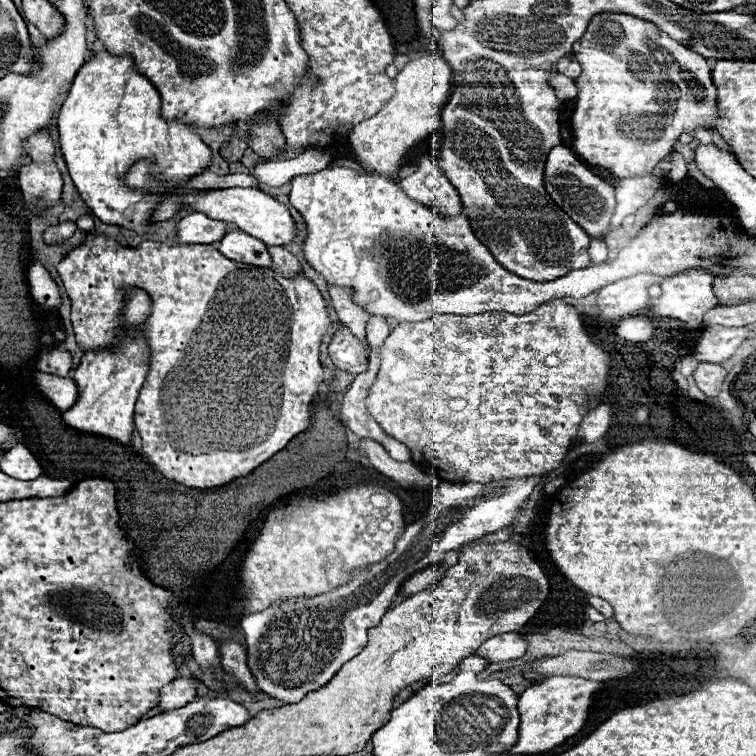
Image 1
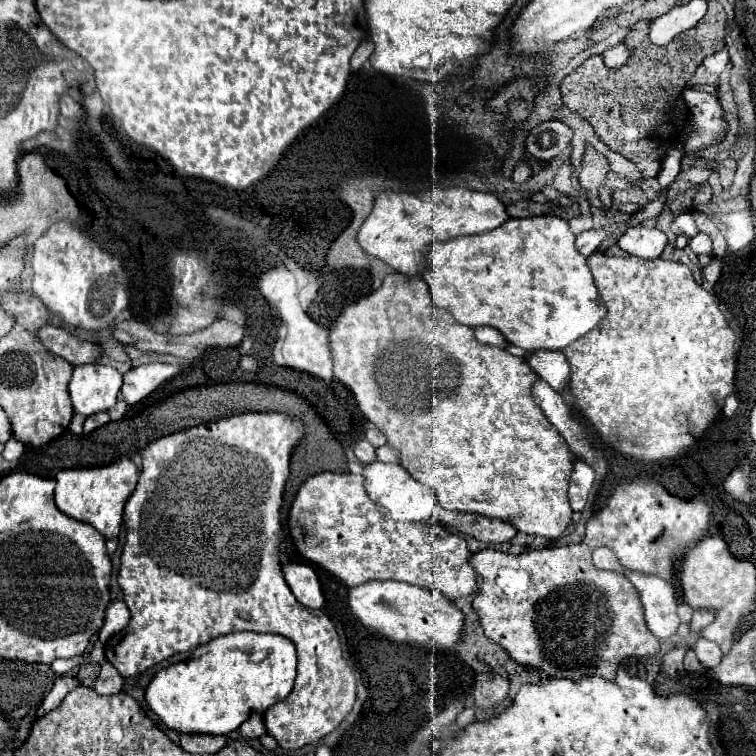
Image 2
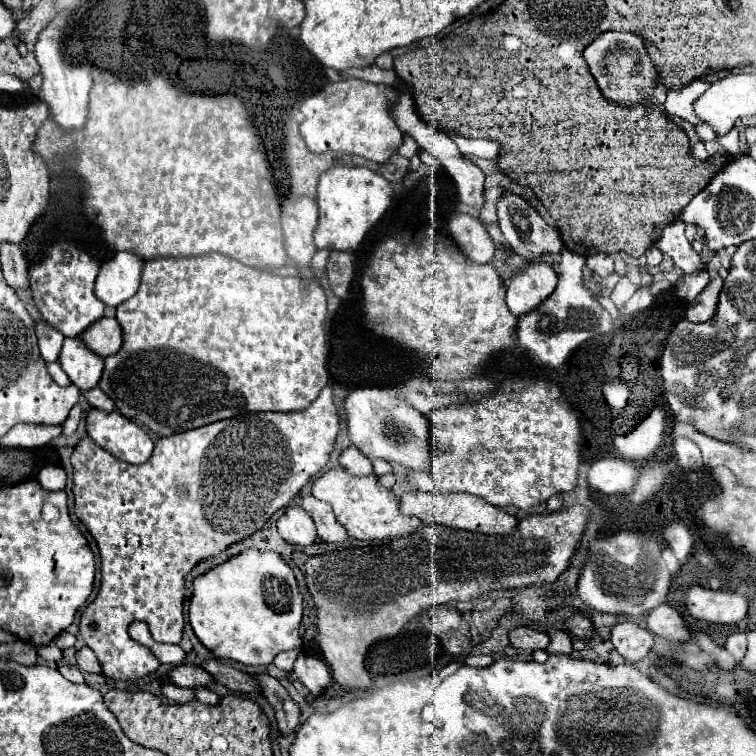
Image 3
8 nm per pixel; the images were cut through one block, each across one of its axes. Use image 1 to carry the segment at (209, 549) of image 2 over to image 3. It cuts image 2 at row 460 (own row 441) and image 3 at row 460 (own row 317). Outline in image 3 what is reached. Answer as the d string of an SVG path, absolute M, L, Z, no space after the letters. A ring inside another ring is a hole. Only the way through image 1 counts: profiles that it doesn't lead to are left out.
M326 386L318 398L300 412L240 414L190 432L160 438L154 444L152 458L138 466L100 450L88 436L80 438L72 452L74 512L100 548L102 582L98 596L82 612L78 628L86 646L96 654L104 676L112 680L136 680L160 666L150 654L150 648L130 638L128 626L134 620L144 620L156 642L178 644L184 630L184 576L196 562L222 552L232 542L252 536L276 510L286 508L306 482L328 464L338 430L340 418L332 400L332 388ZM94 622L96 630L90 628Z

